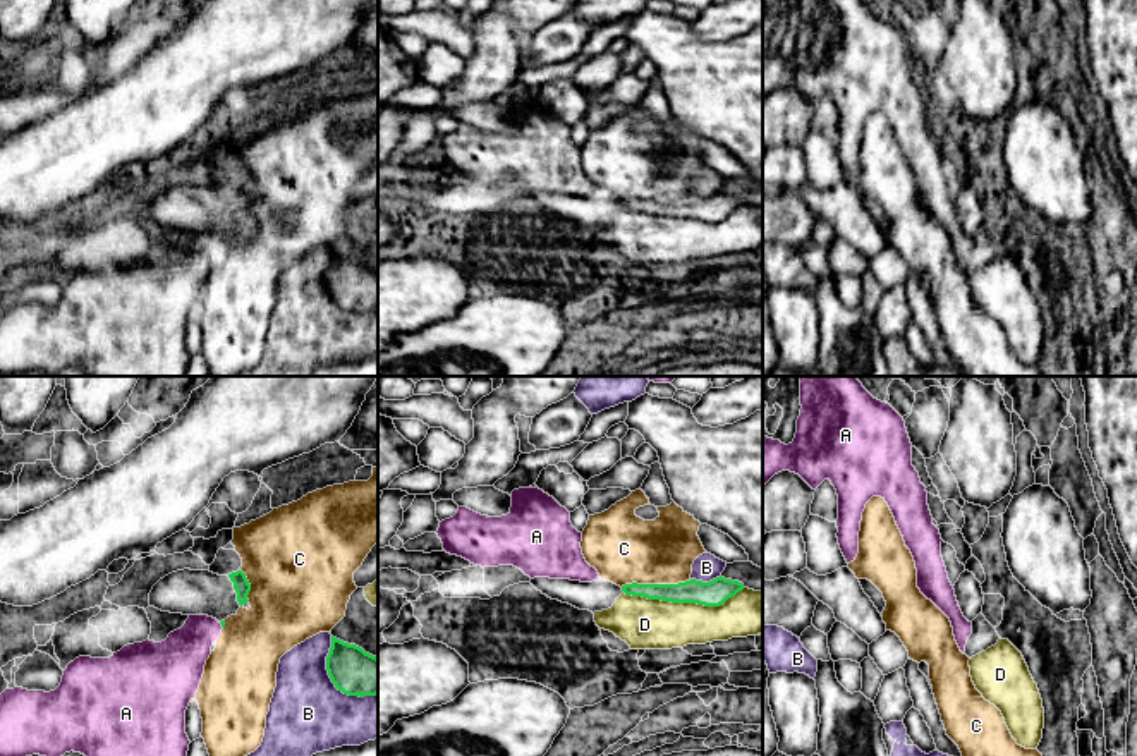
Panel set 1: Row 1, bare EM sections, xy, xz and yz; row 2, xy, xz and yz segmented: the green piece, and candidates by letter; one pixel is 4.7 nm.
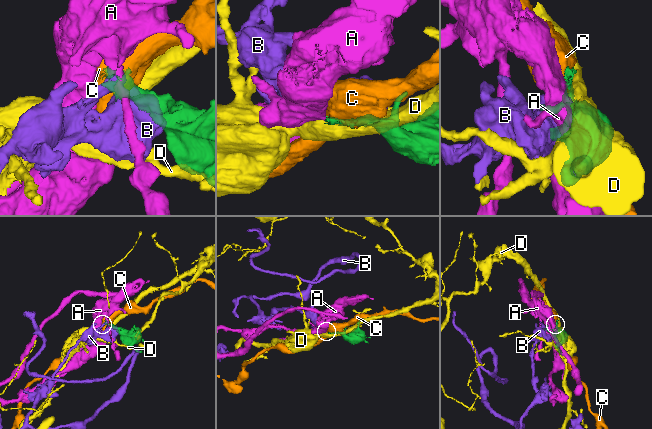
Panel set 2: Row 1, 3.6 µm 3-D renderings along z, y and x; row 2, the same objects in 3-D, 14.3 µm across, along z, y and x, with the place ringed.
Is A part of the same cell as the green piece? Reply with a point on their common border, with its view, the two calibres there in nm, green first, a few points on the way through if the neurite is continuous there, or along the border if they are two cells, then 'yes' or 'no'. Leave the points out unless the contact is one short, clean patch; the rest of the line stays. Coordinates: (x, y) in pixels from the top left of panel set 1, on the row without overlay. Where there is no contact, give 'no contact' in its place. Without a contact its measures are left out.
meets green in xy at (222, 241); 20 nm thick on the green side, 240 nm on the other; border along xy (218, 237), (222, 243); no

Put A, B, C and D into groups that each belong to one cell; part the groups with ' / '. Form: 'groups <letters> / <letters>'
groups A / B / C / D

